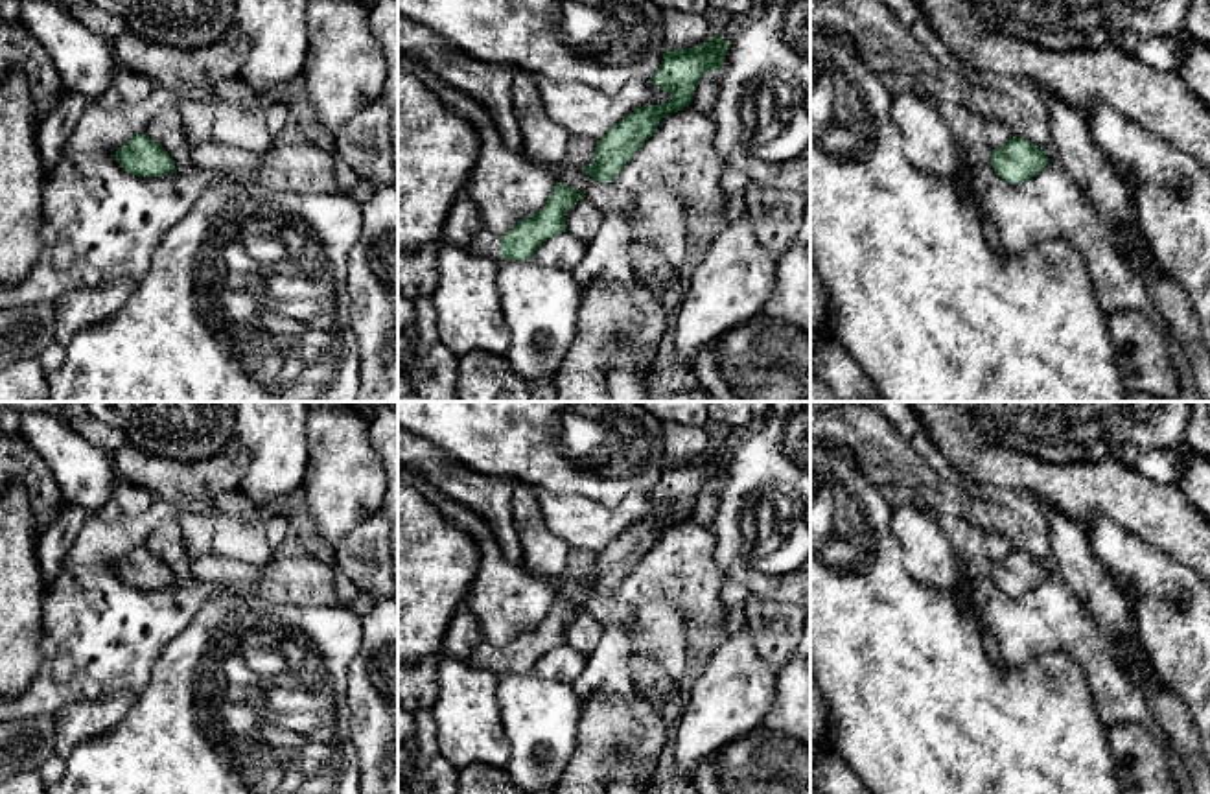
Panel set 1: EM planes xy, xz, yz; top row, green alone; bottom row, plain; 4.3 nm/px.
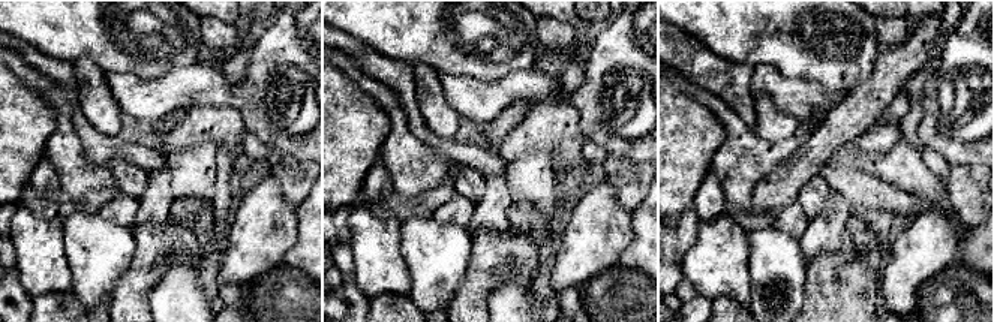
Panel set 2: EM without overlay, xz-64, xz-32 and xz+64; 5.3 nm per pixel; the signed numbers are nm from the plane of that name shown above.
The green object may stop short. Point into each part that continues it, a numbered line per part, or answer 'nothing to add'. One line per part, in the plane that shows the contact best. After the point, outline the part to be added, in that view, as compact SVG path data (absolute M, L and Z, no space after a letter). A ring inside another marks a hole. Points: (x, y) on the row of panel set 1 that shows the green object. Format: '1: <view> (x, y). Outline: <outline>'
1: xz (483, 242). Outline: M481 228L473 239L464 247L471 256L492 256L501 262L501 236L490 234Z

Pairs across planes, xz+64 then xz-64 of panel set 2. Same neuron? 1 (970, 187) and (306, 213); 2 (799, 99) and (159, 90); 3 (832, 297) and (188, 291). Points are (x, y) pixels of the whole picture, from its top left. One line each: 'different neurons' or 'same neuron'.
1: different neurons
2: same neuron
3: different neurons

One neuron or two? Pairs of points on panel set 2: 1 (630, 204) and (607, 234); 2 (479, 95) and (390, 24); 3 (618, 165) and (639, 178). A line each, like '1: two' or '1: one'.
1: two
2: two
3: one

